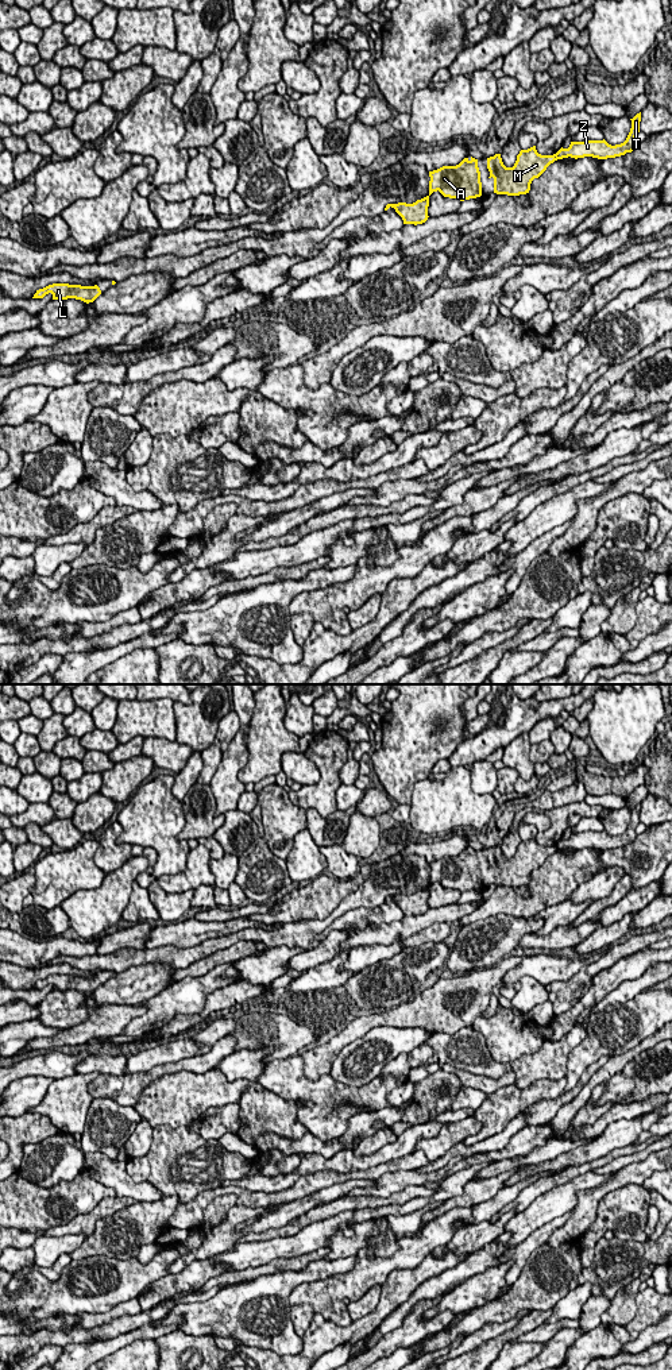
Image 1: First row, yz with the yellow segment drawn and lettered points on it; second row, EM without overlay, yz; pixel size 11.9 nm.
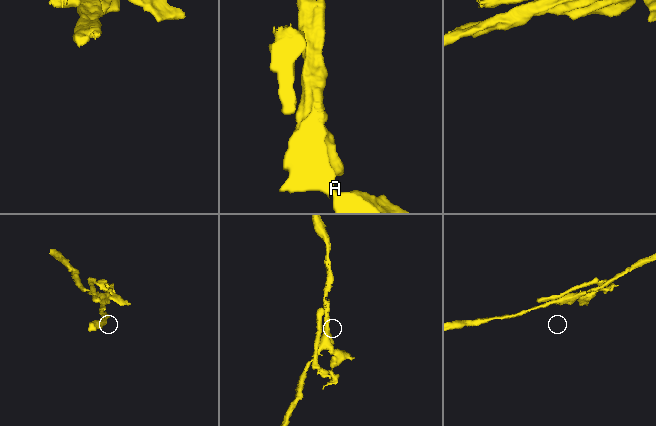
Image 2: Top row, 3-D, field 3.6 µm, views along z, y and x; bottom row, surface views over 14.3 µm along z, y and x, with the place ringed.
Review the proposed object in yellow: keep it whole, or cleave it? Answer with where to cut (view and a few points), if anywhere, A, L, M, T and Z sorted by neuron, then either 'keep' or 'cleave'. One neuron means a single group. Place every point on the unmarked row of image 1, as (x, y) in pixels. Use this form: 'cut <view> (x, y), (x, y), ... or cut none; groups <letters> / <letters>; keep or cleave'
cut yz (555, 845), (559, 849); groups A L M / T Z; cleave

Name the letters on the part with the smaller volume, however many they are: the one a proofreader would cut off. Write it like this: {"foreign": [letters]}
{"foreign": ["T", "Z"]}

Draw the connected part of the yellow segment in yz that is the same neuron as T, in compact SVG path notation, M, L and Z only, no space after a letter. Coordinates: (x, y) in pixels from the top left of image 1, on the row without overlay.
M641 803L637 804L632 811L632 819L626 831L621 835L611 837L605 830L603 831L584 831L584 833L571 833L568 840L560 840L556 846L559 850L563 849L584 849L592 848L598 850L607 850L625 846L632 844L637 838L636 827L640 823Z

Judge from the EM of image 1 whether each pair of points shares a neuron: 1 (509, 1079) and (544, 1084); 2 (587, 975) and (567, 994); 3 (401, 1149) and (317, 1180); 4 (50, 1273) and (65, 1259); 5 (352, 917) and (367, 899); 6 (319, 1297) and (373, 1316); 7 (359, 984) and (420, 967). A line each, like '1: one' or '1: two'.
1: two
2: one
3: two
4: one
5: two
6: two
7: one

